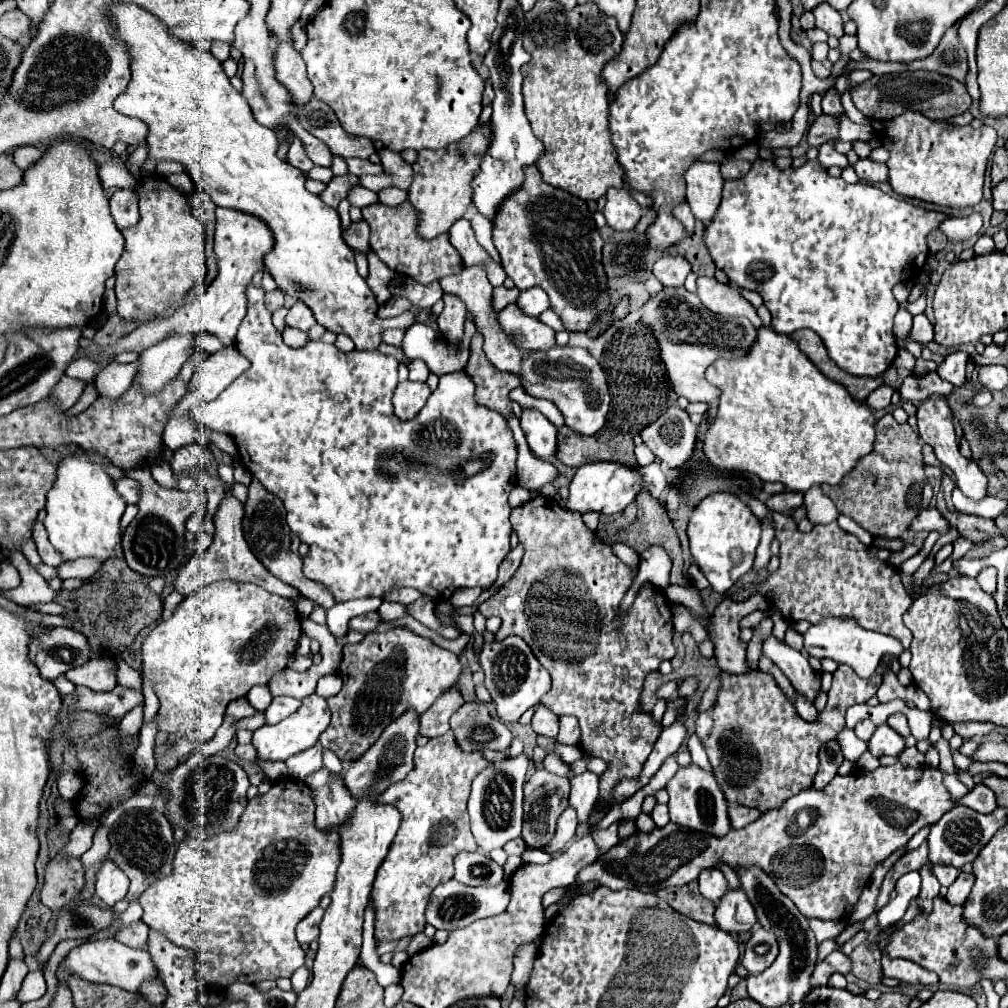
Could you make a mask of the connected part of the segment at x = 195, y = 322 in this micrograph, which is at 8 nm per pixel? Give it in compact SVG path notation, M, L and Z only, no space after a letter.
M216 208L216 236L214 236L214 254L216 254L216 264L218 264L216 280L194 302L176 308L172 316L164 316L160 320L140 324L136 330L122 336L118 342L102 348L100 360L114 360L120 352L140 354L144 348L154 346L166 336L174 336L174 334L208 332L216 336L222 344L234 344L236 330L246 314L246 296L244 296L246 284L252 280L256 272L264 270L262 256L268 250L272 250L272 232L262 220L258 220L256 216L238 212L238 210Z

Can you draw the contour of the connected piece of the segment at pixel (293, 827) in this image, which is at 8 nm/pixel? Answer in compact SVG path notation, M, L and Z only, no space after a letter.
M292 778L286 780L278 780L272 784L270 792L264 796L256 796L248 802L236 830L226 832L226 834L218 834L212 836L208 840L198 840L198 838L184 838L184 842L178 846L176 856L174 856L174 872L168 878L158 880L156 884L152 884L148 890L144 890L144 894L140 896L140 906L144 910L142 922L148 924L150 928L162 932L168 940L172 940L176 946L180 948L188 948L196 954L196 976L200 986L206 990L218 990L224 992L228 984L232 982L246 982L246 984L258 984L264 980L278 980L278 978L290 978L294 974L294 970L298 970L300 966L304 966L304 950L300 948L296 936L294 936L294 928L296 924L310 914L318 904L320 898L328 892L332 892L334 888L334 878L336 878L336 870L340 864L340 838L336 838L334 832L324 834L314 826L314 808L316 804L312 802L312 794L308 790L306 784L296 782Z

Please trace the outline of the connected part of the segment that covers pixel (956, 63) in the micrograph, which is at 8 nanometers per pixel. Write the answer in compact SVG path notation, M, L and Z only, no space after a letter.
M956 22L956 26L950 26L944 38L940 40L940 46L930 56L908 64L906 70L930 70L964 82L968 74L968 64L966 64L966 50L958 40L958 26L960 22Z

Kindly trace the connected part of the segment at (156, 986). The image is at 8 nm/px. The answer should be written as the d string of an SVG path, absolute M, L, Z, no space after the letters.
M156 978L156 982L144 982L144 986L140 986L140 990L144 990L148 1000L154 1004L162 1004L164 998L168 996L168 990L166 990L166 986L162 986L160 978Z

